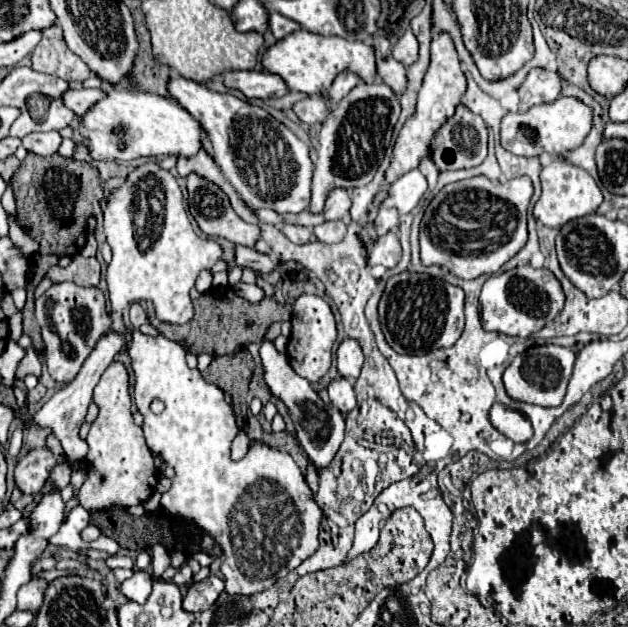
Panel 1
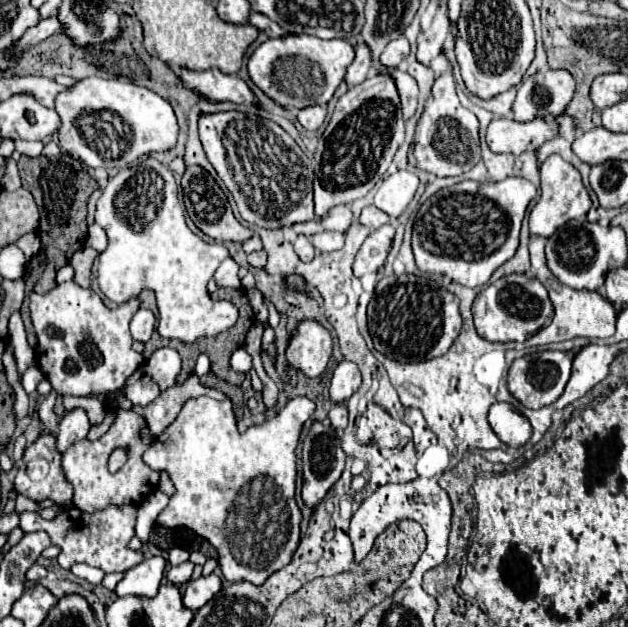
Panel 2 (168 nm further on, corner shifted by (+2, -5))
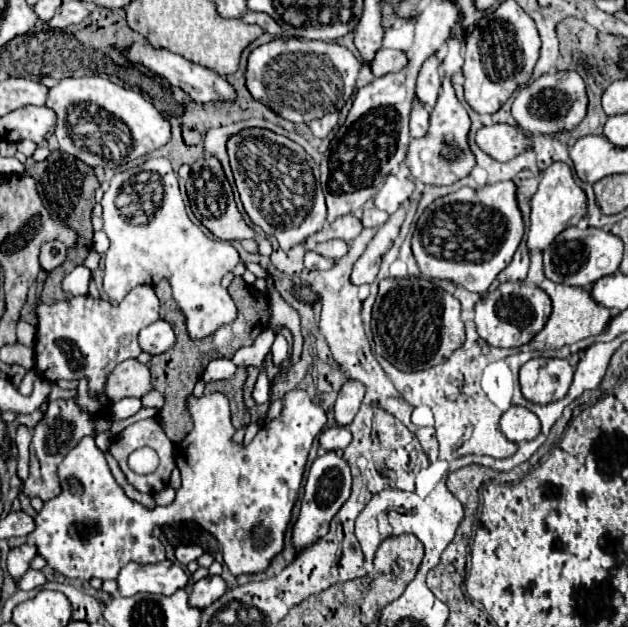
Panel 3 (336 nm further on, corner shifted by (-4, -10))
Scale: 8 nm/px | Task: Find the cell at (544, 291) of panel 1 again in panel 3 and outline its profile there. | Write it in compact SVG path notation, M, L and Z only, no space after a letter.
M505 282L475 304L475 324L479 336L487 344L501 348L517 348L533 340L547 324L547 316L551 316L551 298L541 288L525 282Z

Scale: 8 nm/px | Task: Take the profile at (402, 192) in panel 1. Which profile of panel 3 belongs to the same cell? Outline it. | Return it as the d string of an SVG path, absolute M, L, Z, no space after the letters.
M389 176L383 188L375 196L375 206L387 214L393 214L399 210L399 206L411 200L413 192L415 192L415 182L411 178Z

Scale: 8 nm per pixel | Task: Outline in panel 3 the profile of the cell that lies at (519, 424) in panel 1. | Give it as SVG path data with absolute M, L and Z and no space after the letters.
M511 406L503 416L501 416L501 432L505 438L513 444L521 444L527 440L533 440L541 432L539 418L529 412L523 406Z

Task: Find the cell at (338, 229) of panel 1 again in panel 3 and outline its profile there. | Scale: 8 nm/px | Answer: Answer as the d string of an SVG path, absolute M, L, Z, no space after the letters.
M329 240L329 242L317 244L315 250L317 250L321 256L325 256L325 258L337 260L337 258L341 258L341 256L349 250L349 246L347 246L343 240Z

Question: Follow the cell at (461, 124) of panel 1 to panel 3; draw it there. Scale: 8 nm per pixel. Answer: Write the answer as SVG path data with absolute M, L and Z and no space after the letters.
M461 20L455 22L451 36L447 40L447 54L443 58L443 86L437 98L435 108L431 110L431 124L425 136L411 140L409 152L407 152L407 166L411 174L421 180L423 184L435 184L435 186L449 186L455 184L457 180L465 178L473 166L475 166L475 156L469 148L469 130L471 130L471 118L467 110L461 106L461 102L455 96L453 88L453 74L461 72L463 66L463 44L465 44L465 32Z

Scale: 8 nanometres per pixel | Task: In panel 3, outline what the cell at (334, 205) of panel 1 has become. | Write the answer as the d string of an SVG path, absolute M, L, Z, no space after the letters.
M347 214L347 216L337 218L333 224L325 224L315 240L317 242L325 242L325 240L341 238L341 240L345 240L349 244L351 240L355 240L355 236L359 236L361 230L363 230L361 220L355 218L353 214Z

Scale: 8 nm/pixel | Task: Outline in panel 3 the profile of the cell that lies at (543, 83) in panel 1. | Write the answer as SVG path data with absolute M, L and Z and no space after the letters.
M573 70L543 74L533 84L521 88L515 96L511 114L517 126L529 134L555 134L561 130L575 128L587 112L587 94L583 78Z

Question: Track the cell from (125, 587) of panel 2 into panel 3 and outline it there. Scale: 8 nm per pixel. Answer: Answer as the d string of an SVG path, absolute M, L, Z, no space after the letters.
M163 560L157 564L127 564L117 578L121 596L135 596L139 592L171 596L175 590L187 586L187 574L179 562Z

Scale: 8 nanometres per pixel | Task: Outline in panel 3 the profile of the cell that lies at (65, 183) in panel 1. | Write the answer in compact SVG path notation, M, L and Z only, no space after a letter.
M51 152L51 156L43 162L35 162L33 158L27 158L25 162L25 174L31 176L37 182L37 190L47 206L47 210L51 212L53 220L59 220L63 224L67 224L71 230L75 230L77 234L77 244L73 248L67 248L67 258L61 266L57 266L55 270L49 272L49 278L45 280L43 292L41 292L41 302L45 304L53 304L57 300L65 300L69 294L63 292L61 288L61 280L79 264L83 264L85 256L91 250L93 244L93 228L91 228L91 212L95 206L95 190L99 188L99 182L93 174L93 168L83 164L81 160L75 160L73 156L67 156L67 152Z

